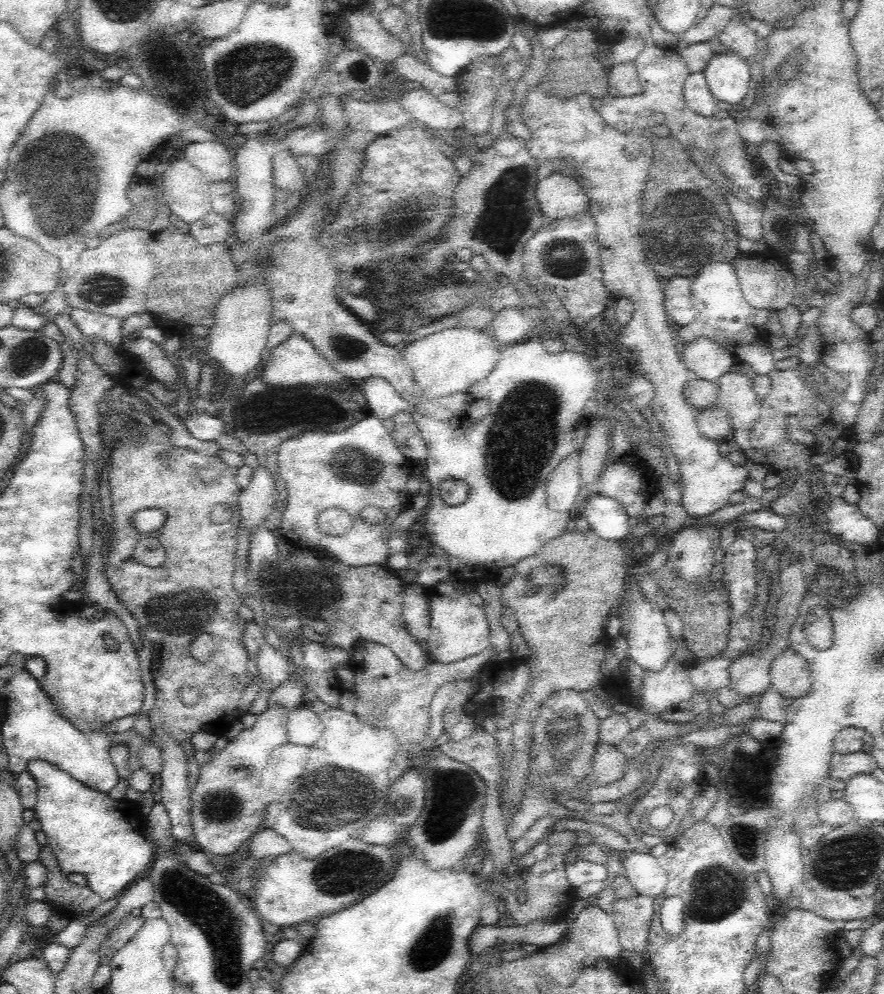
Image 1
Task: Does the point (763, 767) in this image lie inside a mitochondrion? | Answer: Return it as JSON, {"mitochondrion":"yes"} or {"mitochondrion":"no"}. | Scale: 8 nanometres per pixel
{"mitochondrion":"no"}

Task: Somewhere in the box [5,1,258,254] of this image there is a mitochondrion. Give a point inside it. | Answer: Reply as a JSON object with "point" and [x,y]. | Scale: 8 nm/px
{"point":[50,165]}

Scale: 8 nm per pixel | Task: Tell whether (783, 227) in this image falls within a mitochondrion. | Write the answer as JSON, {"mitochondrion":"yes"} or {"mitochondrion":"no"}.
{"mitochondrion":"no"}

